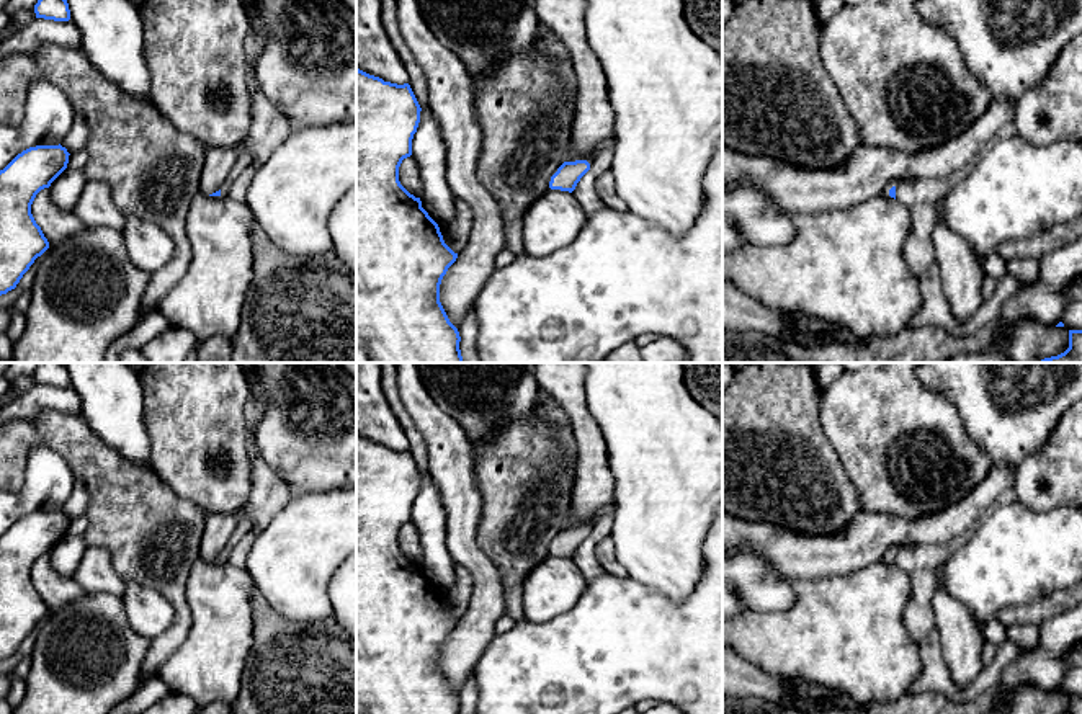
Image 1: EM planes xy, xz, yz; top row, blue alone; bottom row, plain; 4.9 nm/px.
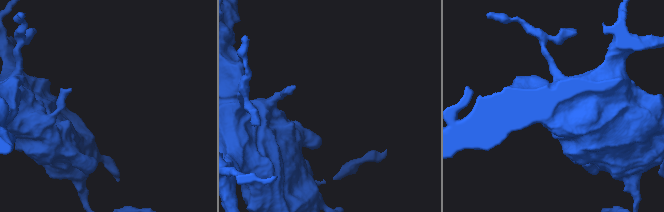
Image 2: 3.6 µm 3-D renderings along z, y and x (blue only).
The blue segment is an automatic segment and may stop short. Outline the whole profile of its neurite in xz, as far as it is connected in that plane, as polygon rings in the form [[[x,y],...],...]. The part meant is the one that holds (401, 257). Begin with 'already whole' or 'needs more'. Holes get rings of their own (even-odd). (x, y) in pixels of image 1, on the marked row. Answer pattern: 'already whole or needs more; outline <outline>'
already whole; outline [[[356,69],[356,363],[463,363],[459,332],[441,302],[440,284],[456,261],[438,224],[399,181],[399,167],[412,155],[420,105],[409,83],[384,82]]]

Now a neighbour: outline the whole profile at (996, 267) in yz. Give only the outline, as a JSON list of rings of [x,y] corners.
[[[992,253],[982,260],[982,273],[984,276],[1000,279],[1007,274],[1008,260],[1002,258],[997,253]]]

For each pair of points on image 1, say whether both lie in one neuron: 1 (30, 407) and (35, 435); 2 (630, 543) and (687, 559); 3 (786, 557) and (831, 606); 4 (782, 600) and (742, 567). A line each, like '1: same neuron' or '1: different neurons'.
1: different neurons
2: same neuron
3: different neurons
4: same neuron

